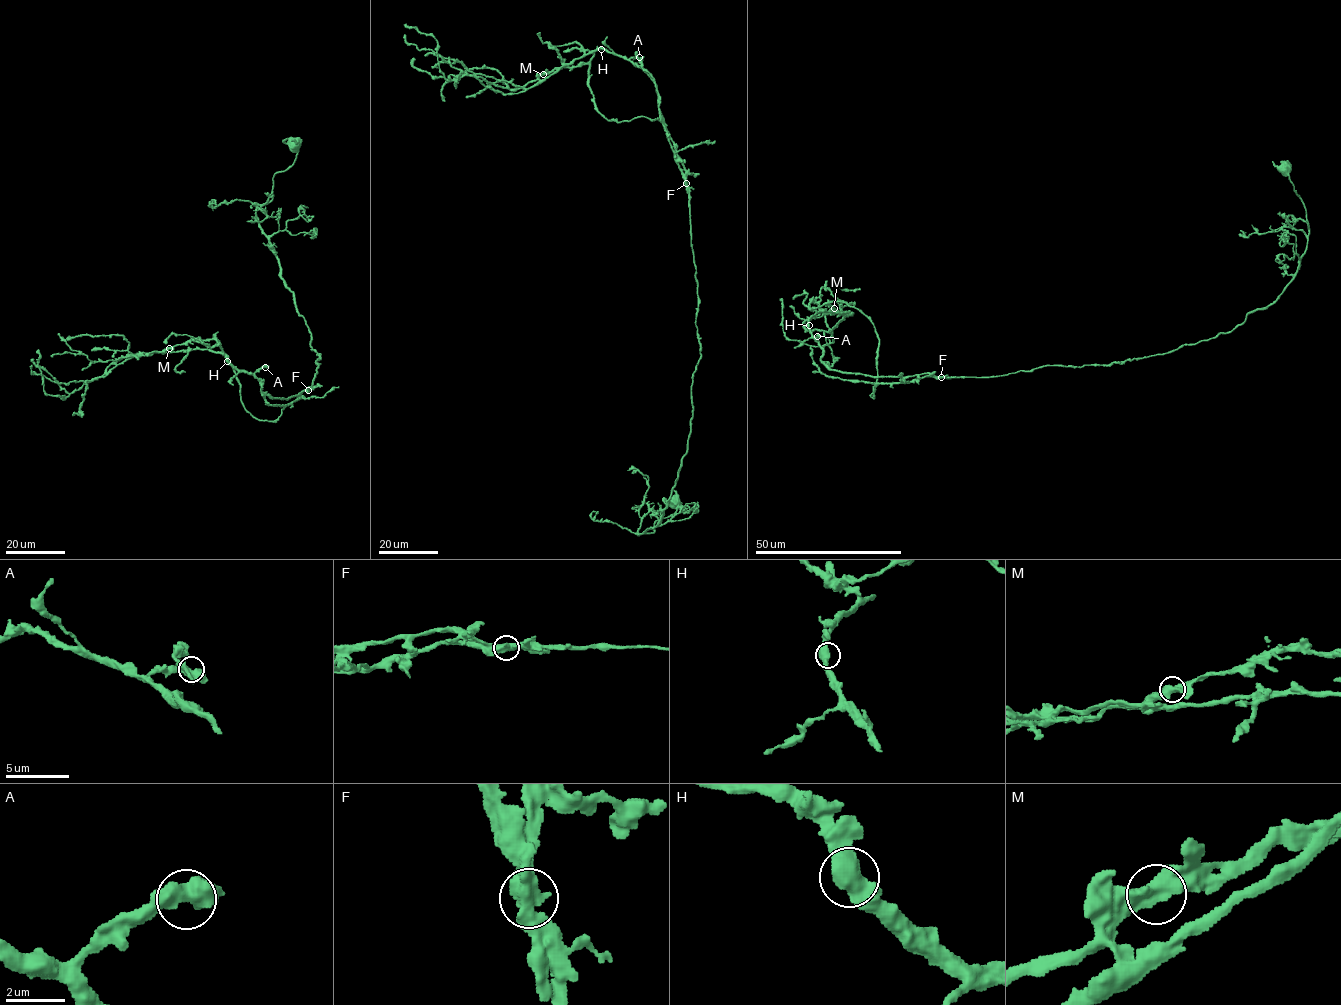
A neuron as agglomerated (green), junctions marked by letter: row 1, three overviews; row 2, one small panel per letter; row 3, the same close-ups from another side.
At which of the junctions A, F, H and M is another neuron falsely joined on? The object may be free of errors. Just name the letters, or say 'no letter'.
F

